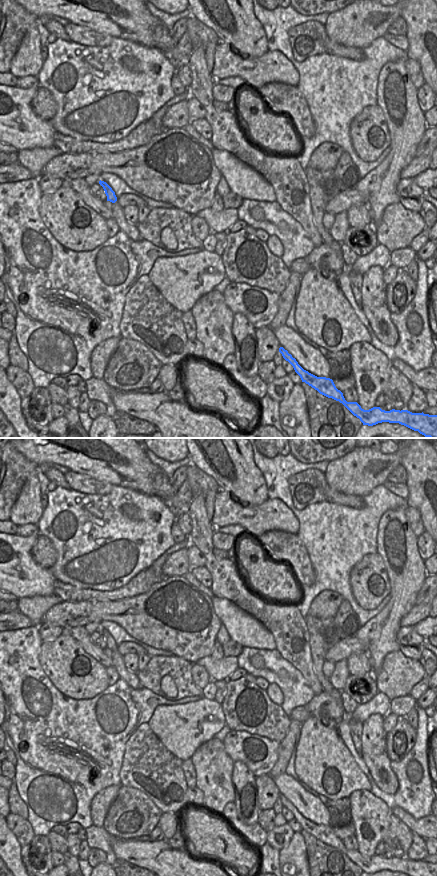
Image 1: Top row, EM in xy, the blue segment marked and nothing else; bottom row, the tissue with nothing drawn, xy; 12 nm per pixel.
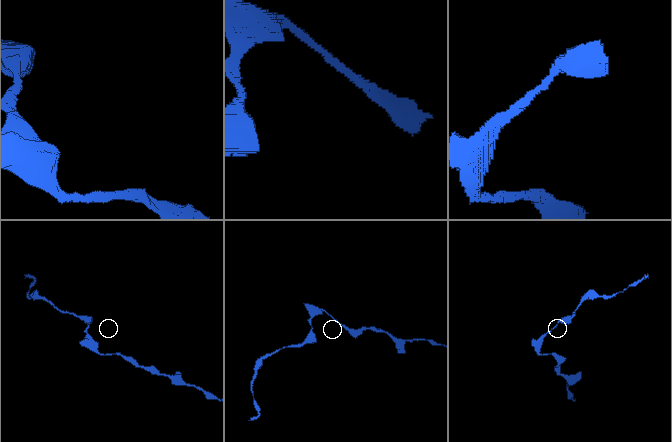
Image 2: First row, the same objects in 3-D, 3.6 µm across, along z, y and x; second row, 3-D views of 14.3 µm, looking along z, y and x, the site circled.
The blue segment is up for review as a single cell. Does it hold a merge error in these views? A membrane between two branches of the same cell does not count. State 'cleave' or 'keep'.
keep

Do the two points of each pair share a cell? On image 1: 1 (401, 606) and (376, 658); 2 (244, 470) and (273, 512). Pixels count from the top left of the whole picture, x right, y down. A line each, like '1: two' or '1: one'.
1: one
2: two

